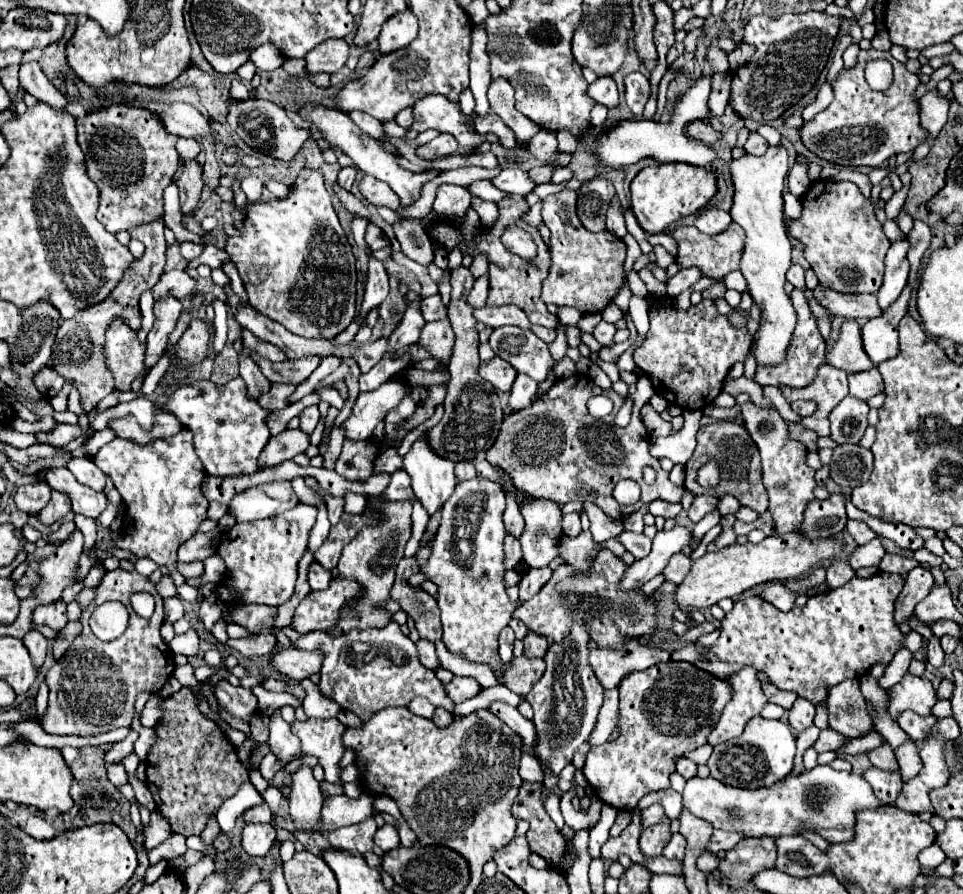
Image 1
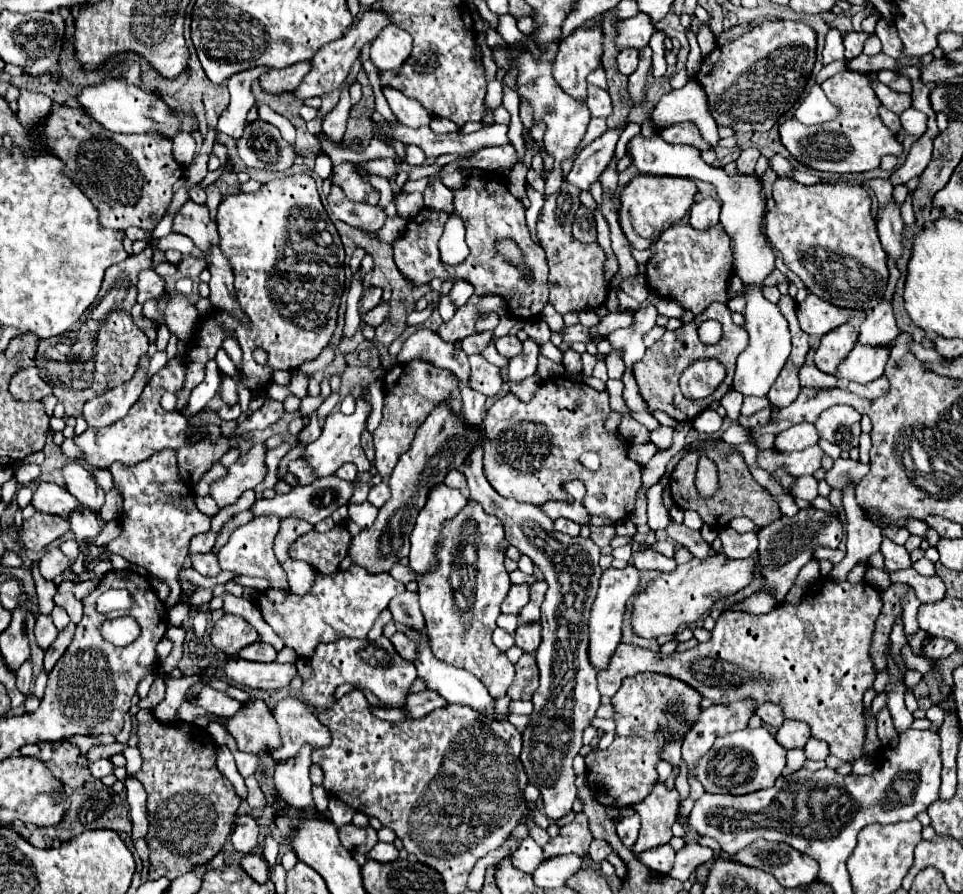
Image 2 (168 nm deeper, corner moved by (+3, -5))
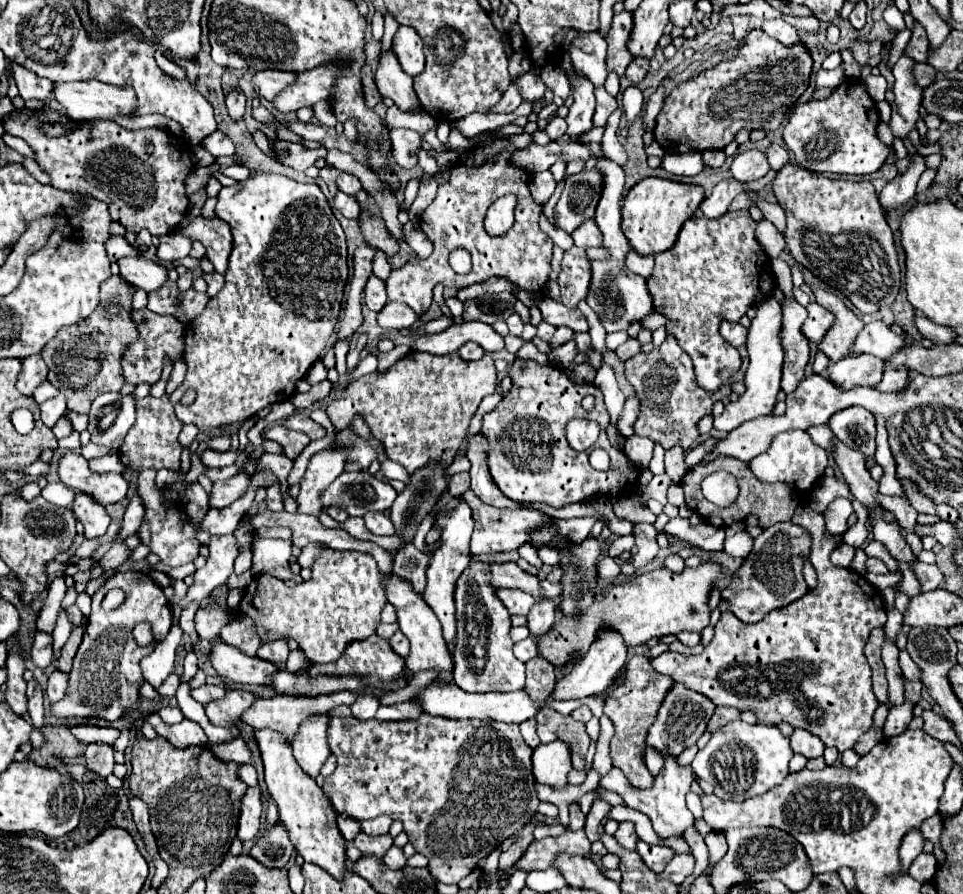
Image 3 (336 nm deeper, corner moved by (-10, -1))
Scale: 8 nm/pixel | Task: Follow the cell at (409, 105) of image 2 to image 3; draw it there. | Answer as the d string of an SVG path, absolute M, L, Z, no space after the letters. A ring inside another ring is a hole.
M388 51L380 55L380 65L376 71L376 87L382 97L390 97L398 109L412 111L422 109L416 93L412 91L412 77L402 71L396 57Z

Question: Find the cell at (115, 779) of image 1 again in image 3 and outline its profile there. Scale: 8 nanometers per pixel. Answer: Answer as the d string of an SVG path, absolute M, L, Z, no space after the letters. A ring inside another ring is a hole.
M88 745L86 753L86 767L100 777L108 777L114 769L114 749L110 745Z

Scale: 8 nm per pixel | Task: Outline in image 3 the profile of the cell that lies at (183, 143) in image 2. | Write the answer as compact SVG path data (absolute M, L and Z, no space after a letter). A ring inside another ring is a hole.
M214 131L206 141L200 143L206 151L210 151L214 157L220 155L234 155L234 143L220 131Z

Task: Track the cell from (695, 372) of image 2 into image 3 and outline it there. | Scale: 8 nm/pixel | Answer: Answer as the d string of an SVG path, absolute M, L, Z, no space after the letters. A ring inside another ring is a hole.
M748 209L728 211L718 219L692 217L682 225L676 243L668 251L654 255L656 267L652 277L648 279L648 291L652 295L654 309L670 319L670 323L666 325L668 333L674 335L682 345L682 349L686 349L686 353L692 357L696 381L708 393L716 393L724 383L730 381L730 377L742 365L740 353L730 343L726 343L718 333L720 319L724 317L728 321L738 321L742 315L746 315L748 307L764 299L764 293L760 289L760 279L770 259L766 257L760 243L756 241L754 231L756 231L756 221L750 217Z

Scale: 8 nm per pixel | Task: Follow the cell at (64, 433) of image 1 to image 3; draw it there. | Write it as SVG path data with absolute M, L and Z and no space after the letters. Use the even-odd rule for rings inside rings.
M168 395L144 397L136 403L136 423L130 427L130 433L126 433L118 457L122 465L132 471L142 471L146 467L180 469L180 453L182 453L182 445L178 441L180 431L182 423L178 421Z

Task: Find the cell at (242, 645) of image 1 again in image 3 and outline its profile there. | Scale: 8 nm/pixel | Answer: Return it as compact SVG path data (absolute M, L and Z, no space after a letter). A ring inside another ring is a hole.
M278 639L278 641L272 641L272 643L264 643L260 649L258 649L258 657L264 659L264 661L270 661L270 663L276 663L278 667L284 667L286 665L286 659L288 659L288 643L284 639Z

